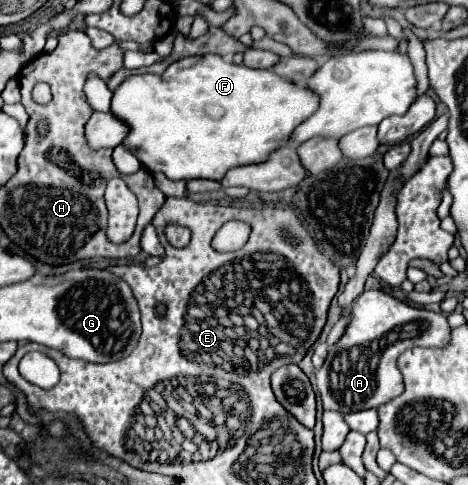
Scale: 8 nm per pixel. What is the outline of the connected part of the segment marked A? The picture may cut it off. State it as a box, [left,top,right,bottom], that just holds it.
[316,290,450,414]

